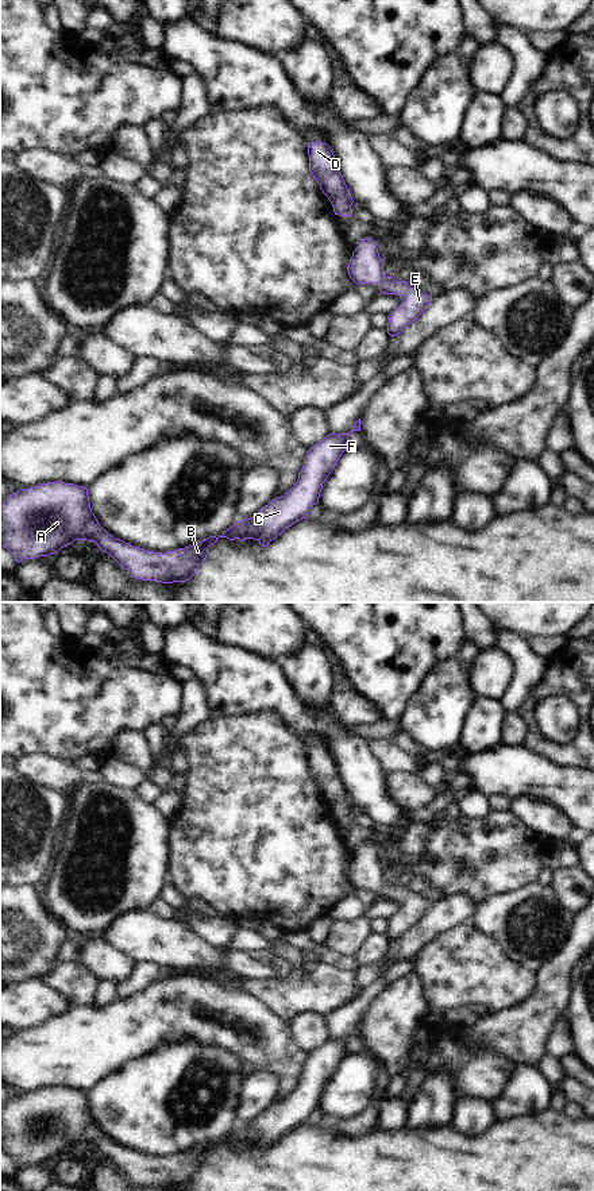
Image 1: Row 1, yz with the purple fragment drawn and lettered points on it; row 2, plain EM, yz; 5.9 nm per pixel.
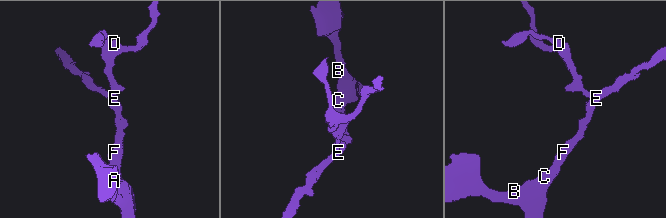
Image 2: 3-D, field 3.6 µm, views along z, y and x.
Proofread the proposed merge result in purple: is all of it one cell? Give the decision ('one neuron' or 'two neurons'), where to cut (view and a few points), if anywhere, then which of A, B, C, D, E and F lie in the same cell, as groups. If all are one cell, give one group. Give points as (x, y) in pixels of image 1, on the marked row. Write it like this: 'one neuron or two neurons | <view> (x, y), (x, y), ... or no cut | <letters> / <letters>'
one neuron | no cut | A B C D E F

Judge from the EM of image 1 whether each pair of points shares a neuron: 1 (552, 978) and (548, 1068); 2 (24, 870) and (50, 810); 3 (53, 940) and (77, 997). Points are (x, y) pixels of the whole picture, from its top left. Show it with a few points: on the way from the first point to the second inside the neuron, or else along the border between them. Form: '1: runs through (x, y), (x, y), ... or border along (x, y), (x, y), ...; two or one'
1: border along (546, 1052), (537, 1067); two
2: runs through (24, 855), (24, 836), (35, 825); one
3: border along (60, 962), (41, 981); two

